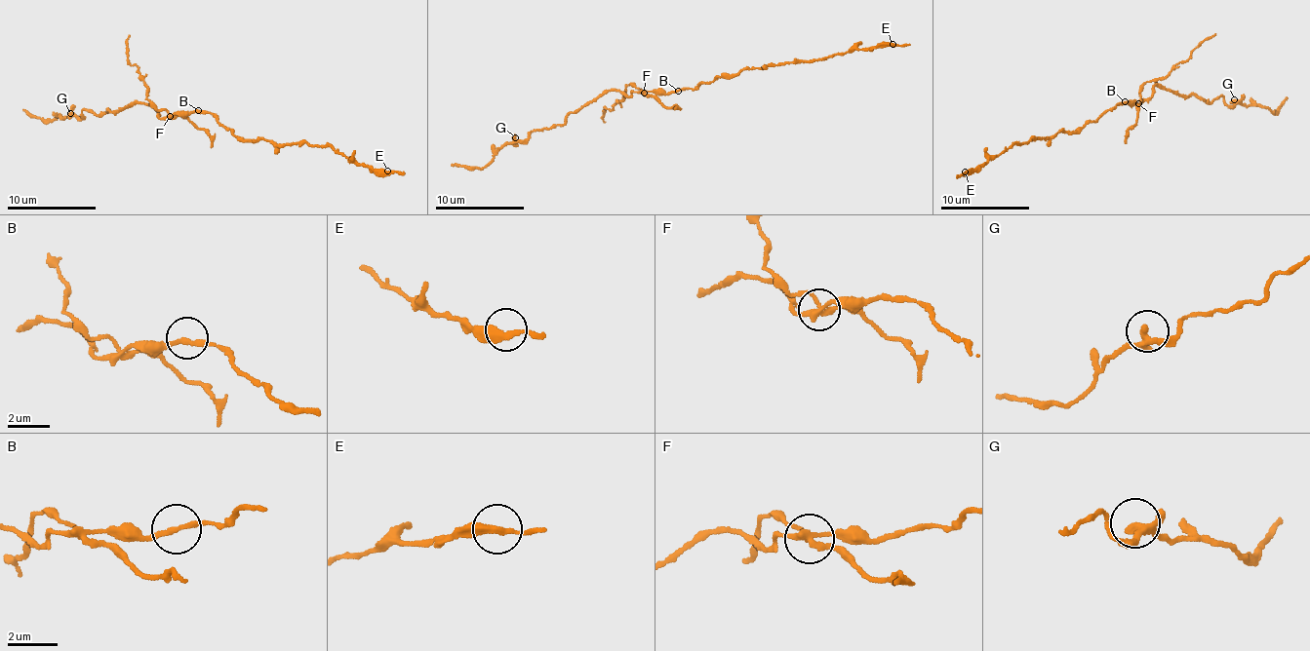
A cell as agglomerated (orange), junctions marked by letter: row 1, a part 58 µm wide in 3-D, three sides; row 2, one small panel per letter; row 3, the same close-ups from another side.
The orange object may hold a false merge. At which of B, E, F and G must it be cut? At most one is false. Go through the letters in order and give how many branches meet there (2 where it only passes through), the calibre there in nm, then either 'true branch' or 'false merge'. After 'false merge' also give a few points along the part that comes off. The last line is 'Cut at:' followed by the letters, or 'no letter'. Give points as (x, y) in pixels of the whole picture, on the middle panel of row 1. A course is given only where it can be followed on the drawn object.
B: 2 branches meet; 200 nm thick; true branch
E: 2 branches meet; 320 nm thick; true branch
F: 3 branches meet; 240 nm thick; false merge; foreign part runs (645, 93), (630, 84), (613, 109), (604, 109), (601, 115), (606, 122)
G: 3 branches meet; 240 nm thick; true branch
Cut at: F

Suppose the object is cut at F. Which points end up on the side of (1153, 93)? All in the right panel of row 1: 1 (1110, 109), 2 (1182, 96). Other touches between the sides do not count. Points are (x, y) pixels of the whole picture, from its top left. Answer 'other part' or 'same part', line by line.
1: same part
2: same part

